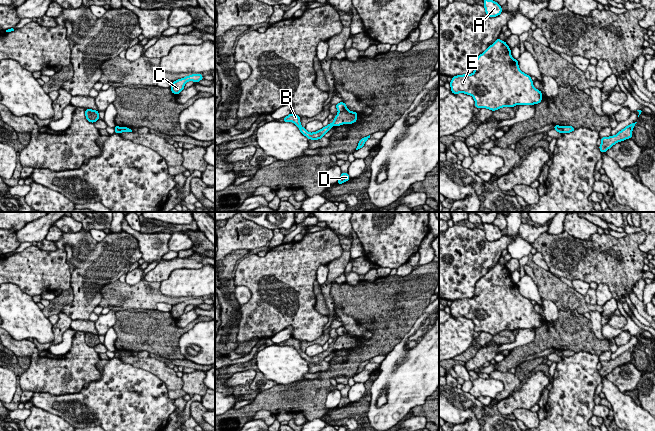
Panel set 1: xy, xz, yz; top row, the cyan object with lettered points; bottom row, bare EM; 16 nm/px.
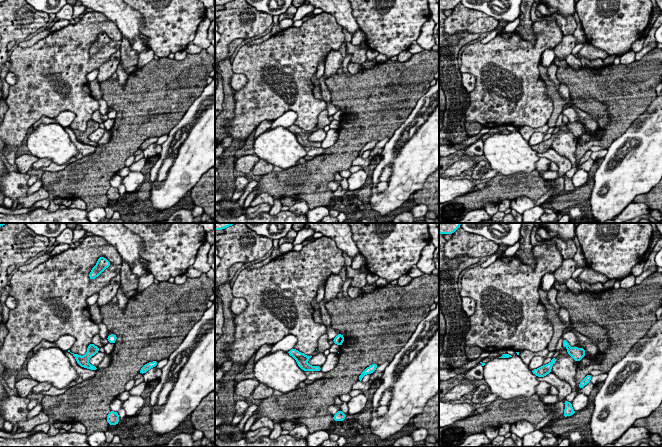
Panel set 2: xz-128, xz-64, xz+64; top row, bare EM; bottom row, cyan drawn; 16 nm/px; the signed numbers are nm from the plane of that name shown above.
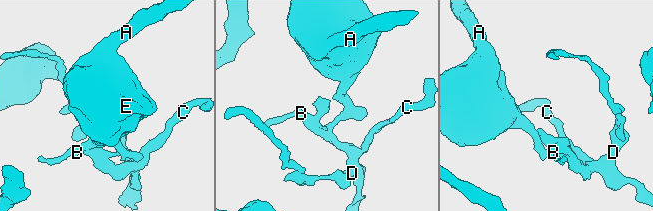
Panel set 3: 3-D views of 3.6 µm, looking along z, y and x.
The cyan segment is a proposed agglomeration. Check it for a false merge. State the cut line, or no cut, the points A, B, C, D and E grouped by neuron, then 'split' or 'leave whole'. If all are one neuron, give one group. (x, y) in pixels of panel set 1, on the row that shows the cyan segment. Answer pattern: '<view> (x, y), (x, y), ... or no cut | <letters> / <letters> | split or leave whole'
xz (347, 109), (338, 112) | A E / B C D | split

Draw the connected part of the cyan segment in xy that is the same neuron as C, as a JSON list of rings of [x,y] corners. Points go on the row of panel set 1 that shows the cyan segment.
[[[196,73],[186,76],[184,78],[178,79],[172,82],[172,85],[170,87],[171,92],[178,95],[184,89],[184,86],[188,81],[194,81],[195,83],[198,83],[202,79],[203,79],[203,75],[196,74]]]

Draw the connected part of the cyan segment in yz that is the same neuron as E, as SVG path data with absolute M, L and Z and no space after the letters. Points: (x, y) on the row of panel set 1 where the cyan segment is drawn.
M499 38L477 57L472 74L452 77L450 87L453 94L471 95L475 100L476 108L486 108L491 111L502 107L513 108L518 104L538 104L543 96L541 91L533 86L531 77L520 70L518 61L512 58L511 50L506 42Z

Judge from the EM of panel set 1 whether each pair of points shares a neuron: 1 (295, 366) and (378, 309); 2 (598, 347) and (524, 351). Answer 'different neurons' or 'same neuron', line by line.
1: different neurons
2: same neuron

